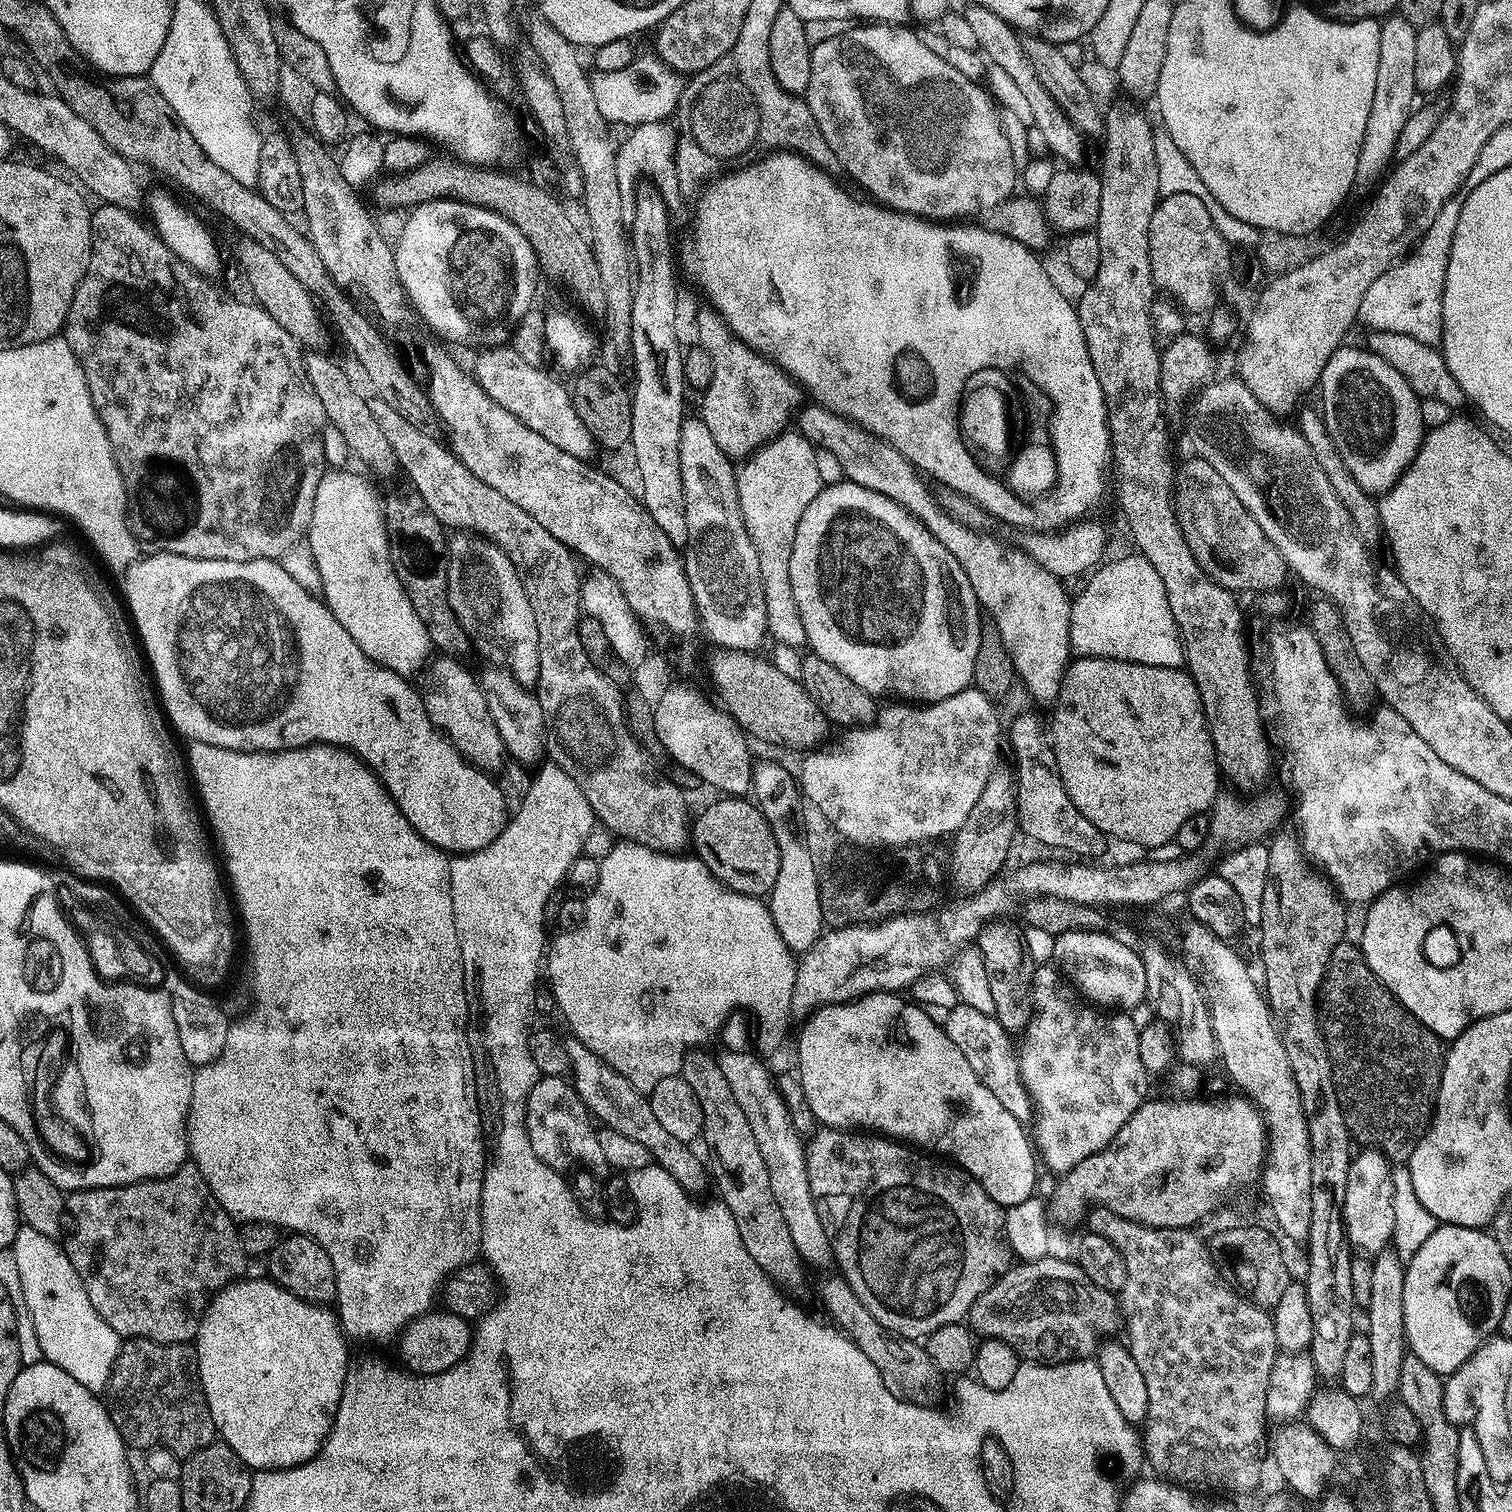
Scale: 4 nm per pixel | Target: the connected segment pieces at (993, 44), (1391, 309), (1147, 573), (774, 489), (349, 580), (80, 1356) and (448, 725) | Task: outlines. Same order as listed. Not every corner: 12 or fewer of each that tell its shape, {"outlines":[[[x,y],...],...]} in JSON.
{"outlines":[[[979,4],[964,17],[979,49],[1026,99],[1049,153],[1070,166],[1085,135],[1040,82],[1019,33]],[[1441,215],[1416,265],[1400,262],[1366,290],[1372,332],[1442,340],[1440,299],[1456,225]],[[1104,563],[1069,614],[1071,651],[1186,660],[1158,570]],[[781,432],[736,473],[768,636],[800,650],[794,534],[822,485],[813,441]],[[329,471],[310,543],[322,592],[375,664],[412,678],[434,645],[384,549],[383,507]],[[17,1227],[44,1360],[108,1387],[122,1338],[57,1241]],[[456,661],[423,673],[424,709],[468,763],[506,761],[479,679]]]}

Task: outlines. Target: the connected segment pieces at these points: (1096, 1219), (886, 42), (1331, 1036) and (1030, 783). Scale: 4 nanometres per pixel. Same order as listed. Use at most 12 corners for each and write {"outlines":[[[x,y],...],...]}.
{"outlines":[[[1093,1207],[1126,1262],[1157,1477],[1252,1492],[1271,1315],[1188,1228]],[[908,26],[811,49],[806,101],[873,201],[999,209],[991,95]],[[1334,946],[1318,1019],[1348,1135],[1407,1162],[1440,1037]],[[1040,720],[1012,724],[1018,828],[1073,857],[1110,844],[1040,761]]]}

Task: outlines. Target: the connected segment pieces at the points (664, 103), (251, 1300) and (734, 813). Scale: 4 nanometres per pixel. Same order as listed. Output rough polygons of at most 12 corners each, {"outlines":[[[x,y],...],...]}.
{"outlines":[[[656,54],[593,71],[609,125],[667,121],[685,77]],[[271,1278],[213,1295],[194,1347],[219,1439],[252,1470],[324,1447],[337,1313]],[[748,798],[691,825],[695,855],[728,888],[764,898],[780,851]]]}

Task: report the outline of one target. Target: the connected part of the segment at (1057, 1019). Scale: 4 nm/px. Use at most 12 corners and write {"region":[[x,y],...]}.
{"region":[[1033,971],[1018,1040],[1043,1167],[1069,1172],[1145,1102],[1131,1015]]}

